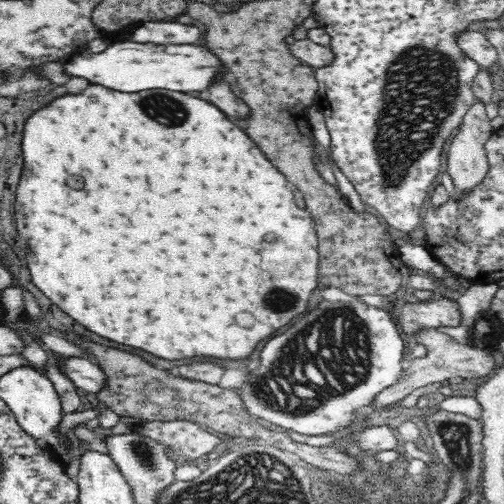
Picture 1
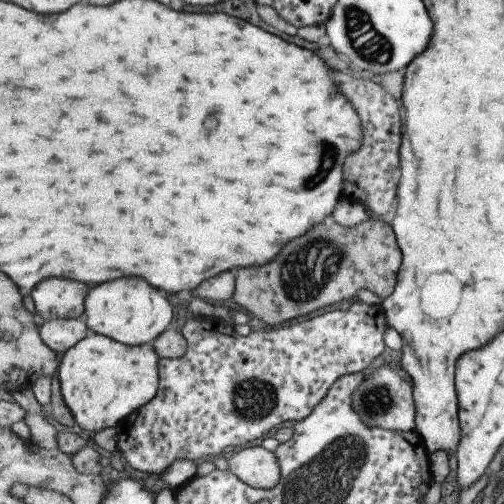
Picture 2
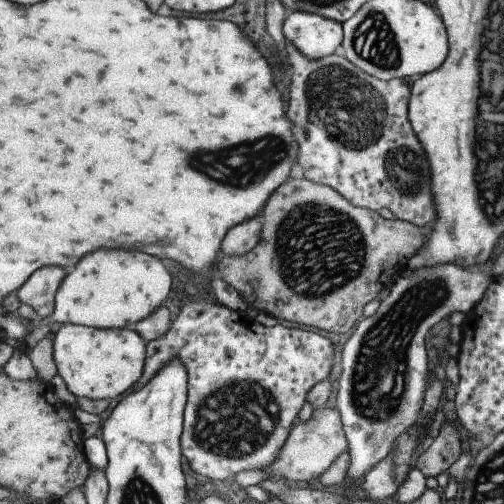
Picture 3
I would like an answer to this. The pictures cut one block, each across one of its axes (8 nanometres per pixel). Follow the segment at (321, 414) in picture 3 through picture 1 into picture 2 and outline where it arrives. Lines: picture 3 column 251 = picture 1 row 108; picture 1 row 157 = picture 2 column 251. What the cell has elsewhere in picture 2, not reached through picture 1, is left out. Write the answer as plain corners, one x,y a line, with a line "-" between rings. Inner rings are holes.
261,446
245,448
229,458
229,470
235,472
243,482
259,490
273,490
279,486
283,468
275,452
269,452

